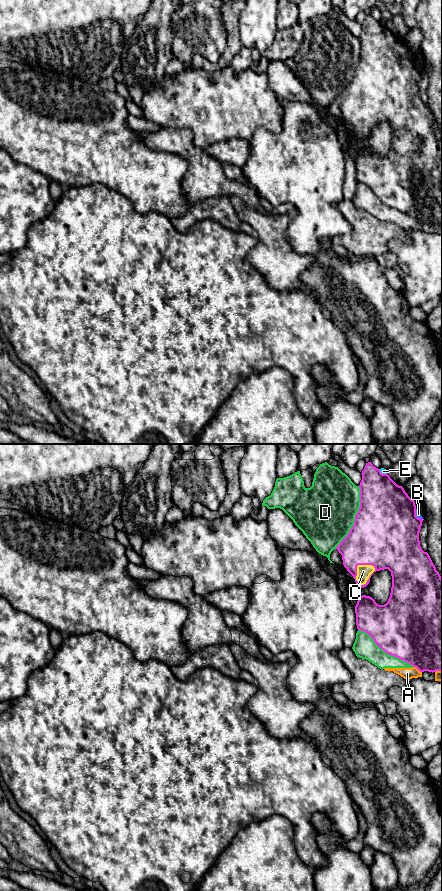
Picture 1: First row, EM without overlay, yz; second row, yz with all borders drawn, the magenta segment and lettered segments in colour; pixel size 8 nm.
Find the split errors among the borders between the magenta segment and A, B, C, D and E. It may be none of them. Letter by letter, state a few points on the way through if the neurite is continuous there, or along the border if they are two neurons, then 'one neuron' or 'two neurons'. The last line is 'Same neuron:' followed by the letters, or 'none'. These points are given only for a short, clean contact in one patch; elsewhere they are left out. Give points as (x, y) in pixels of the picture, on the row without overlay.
A: along yz (413, 218), (421, 224) | two neurons
B: two neurons
C: across yz (381, 99), (374, 106), (370, 128), (363, 123) | one neuron
D: two neurons
E: two neurons
Same neuron: C

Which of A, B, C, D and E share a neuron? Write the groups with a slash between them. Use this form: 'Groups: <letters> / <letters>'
Groups: A D / B / C / E

